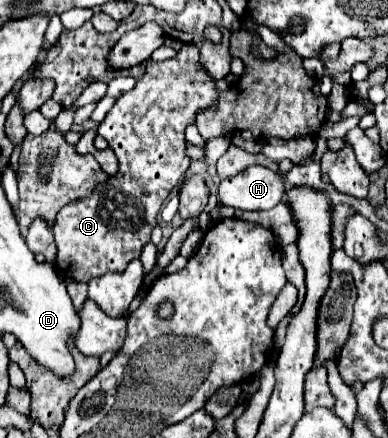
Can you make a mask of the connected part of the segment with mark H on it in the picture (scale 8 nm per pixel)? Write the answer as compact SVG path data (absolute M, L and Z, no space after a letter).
M250 166L244 172L220 182L218 198L224 206L240 210L270 210L284 194L278 172L266 166Z

